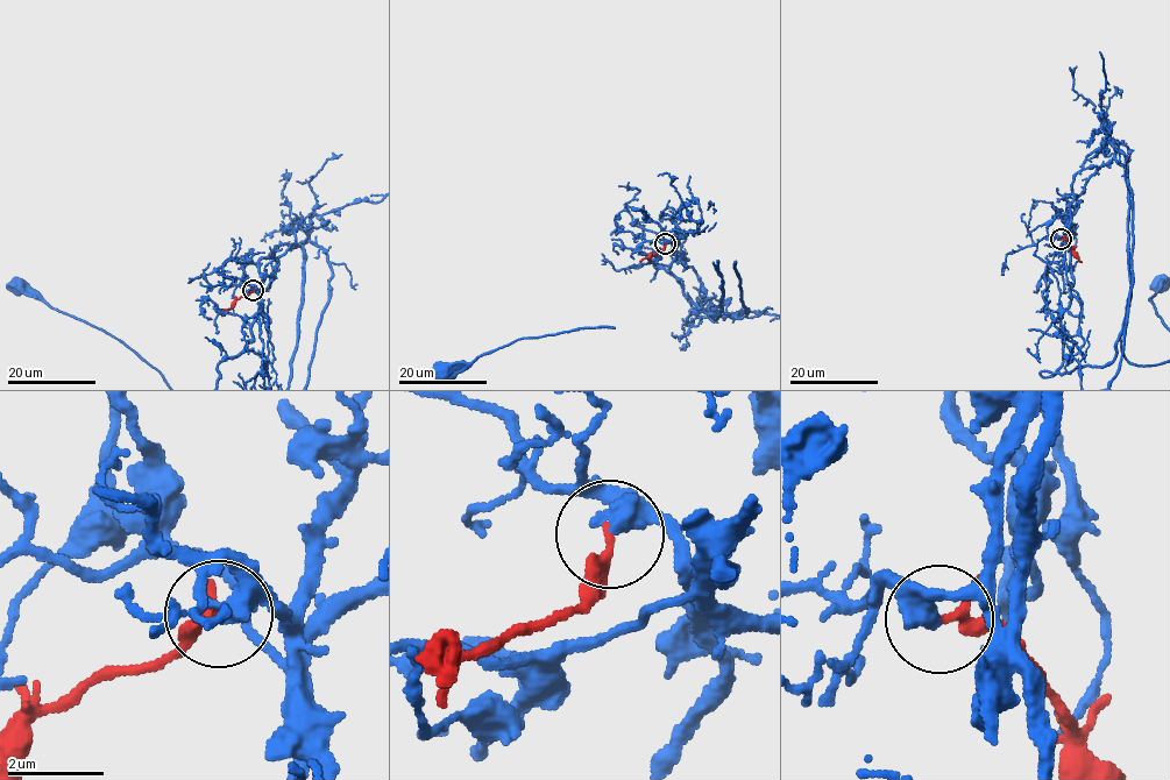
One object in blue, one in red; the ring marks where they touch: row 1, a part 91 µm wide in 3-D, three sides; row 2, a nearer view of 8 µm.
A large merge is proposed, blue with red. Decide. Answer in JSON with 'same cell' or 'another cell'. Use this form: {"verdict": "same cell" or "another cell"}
{"verdict": "another cell"}

